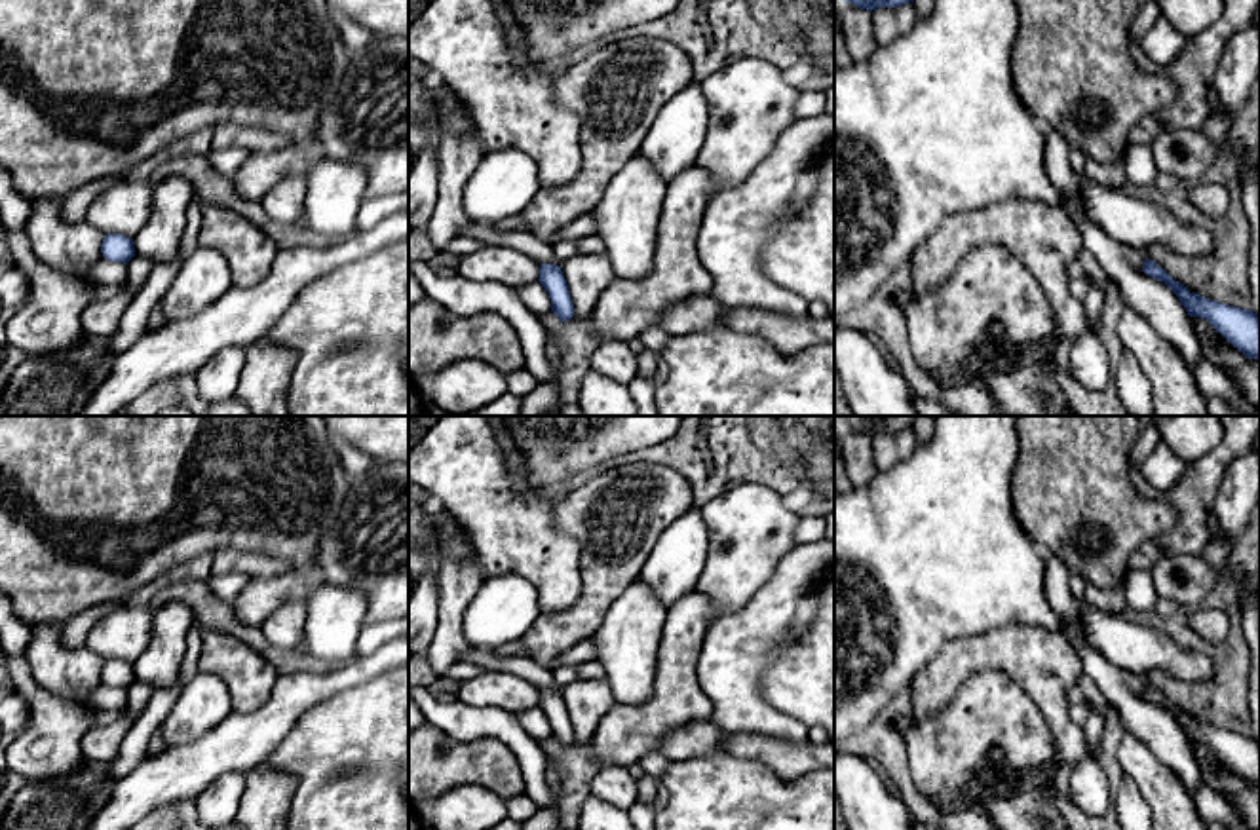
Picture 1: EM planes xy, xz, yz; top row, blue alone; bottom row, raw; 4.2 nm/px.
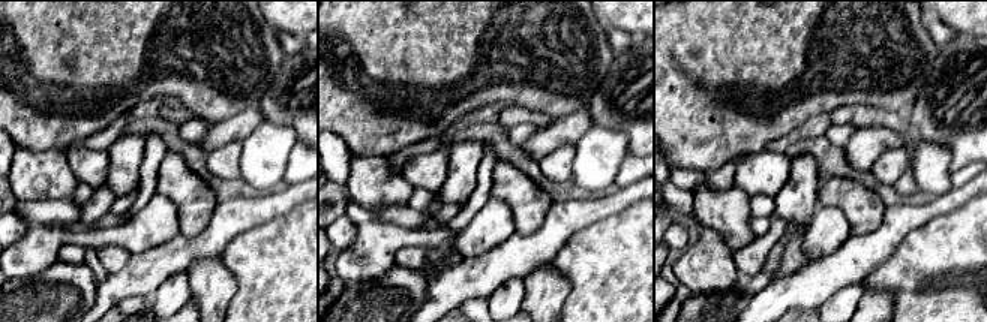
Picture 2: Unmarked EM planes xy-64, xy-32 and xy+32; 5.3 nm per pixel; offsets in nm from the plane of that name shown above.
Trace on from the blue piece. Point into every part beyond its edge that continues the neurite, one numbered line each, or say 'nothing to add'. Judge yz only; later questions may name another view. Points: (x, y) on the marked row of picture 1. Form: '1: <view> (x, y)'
nothing to add

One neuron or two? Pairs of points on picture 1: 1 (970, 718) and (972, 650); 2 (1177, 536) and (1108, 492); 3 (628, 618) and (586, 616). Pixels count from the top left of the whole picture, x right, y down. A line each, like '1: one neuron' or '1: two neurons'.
1: two neurons
2: two neurons
3: two neurons

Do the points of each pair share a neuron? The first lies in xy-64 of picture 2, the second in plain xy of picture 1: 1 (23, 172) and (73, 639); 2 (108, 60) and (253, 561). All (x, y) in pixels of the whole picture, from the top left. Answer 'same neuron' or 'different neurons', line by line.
1: different neurons
2: different neurons

